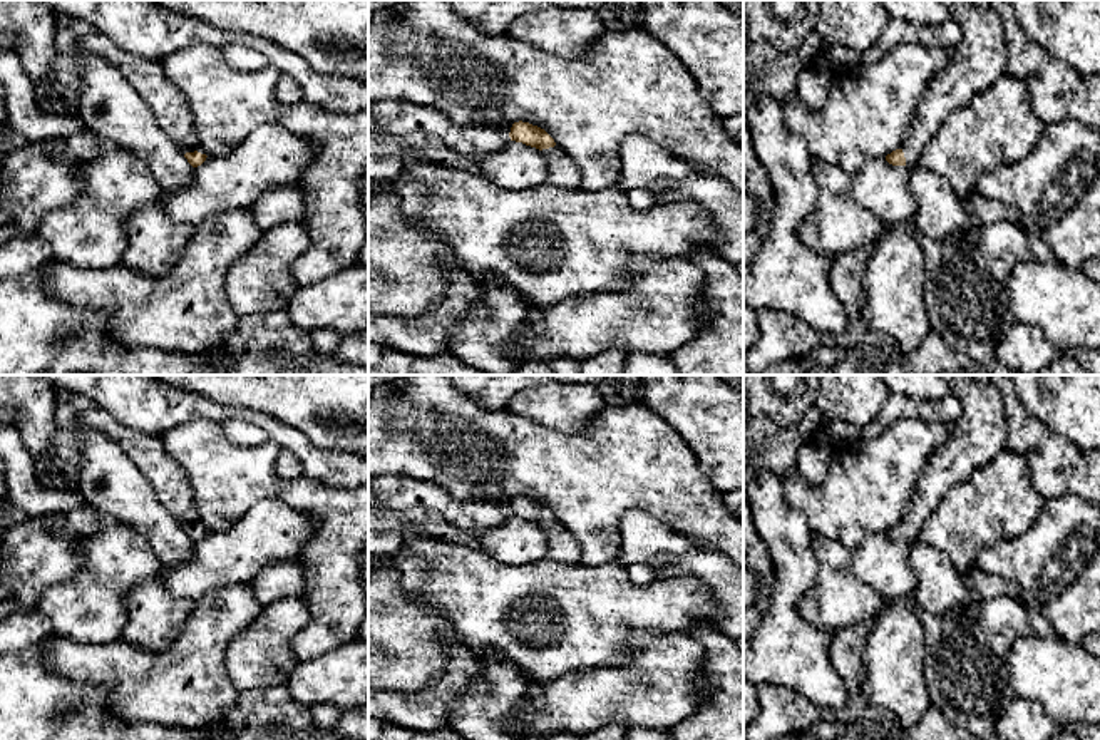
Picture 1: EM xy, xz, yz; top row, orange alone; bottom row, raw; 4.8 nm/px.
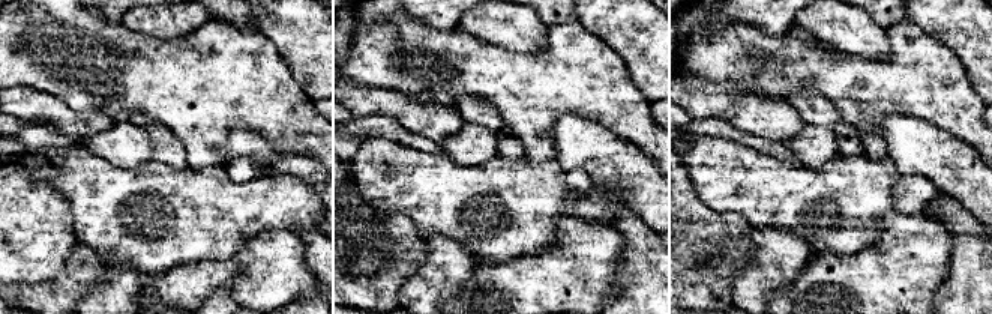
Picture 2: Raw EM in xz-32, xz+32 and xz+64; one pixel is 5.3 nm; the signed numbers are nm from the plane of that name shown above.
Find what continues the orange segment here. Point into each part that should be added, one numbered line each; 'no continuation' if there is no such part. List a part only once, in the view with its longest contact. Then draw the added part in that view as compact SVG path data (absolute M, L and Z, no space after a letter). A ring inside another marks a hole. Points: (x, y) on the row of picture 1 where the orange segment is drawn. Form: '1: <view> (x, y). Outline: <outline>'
1: xy (169, 107). Outline: M92 33L82 39L84 52L95 54L111 62L126 80L137 90L154 114L156 122L169 139L186 152L203 152L196 137L193 114L186 97L167 80L157 60L136 57L105 35Z

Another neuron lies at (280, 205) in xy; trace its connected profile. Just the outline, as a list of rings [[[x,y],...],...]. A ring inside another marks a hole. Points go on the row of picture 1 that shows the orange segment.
[[[295,186],[273,188],[246,208],[263,231],[281,223],[305,223],[305,196]]]

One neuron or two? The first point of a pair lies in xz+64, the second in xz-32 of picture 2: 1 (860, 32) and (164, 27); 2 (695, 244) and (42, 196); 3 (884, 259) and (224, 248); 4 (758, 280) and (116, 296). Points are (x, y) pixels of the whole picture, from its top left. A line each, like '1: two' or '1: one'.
1: one
2: two
3: two
4: one

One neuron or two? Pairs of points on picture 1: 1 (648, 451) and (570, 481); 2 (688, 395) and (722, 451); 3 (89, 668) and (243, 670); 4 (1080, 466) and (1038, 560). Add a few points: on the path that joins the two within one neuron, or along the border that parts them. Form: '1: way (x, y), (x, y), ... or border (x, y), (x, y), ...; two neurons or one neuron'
1: way (628, 459), (590, 479); one neuron
2: way (702, 409), (722, 432), (722, 437); one neuron
3: border (236, 633), (228, 643), (226, 673), (238, 692); two neurons
4: border (1082, 498), (1060, 494), (1045, 501); two neurons

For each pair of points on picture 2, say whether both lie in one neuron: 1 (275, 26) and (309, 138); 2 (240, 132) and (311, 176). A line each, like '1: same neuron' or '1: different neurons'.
1: different neurons
2: same neuron

